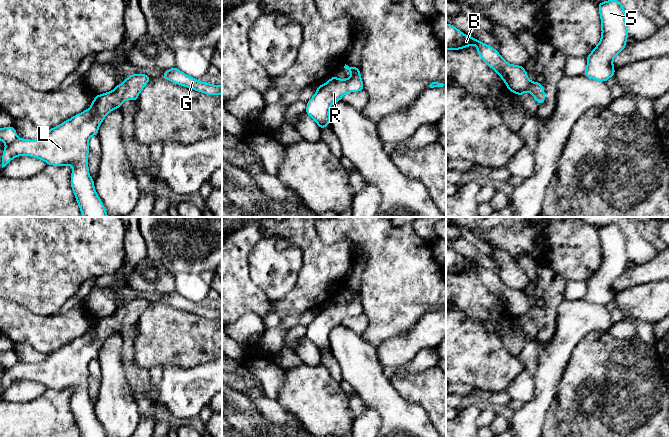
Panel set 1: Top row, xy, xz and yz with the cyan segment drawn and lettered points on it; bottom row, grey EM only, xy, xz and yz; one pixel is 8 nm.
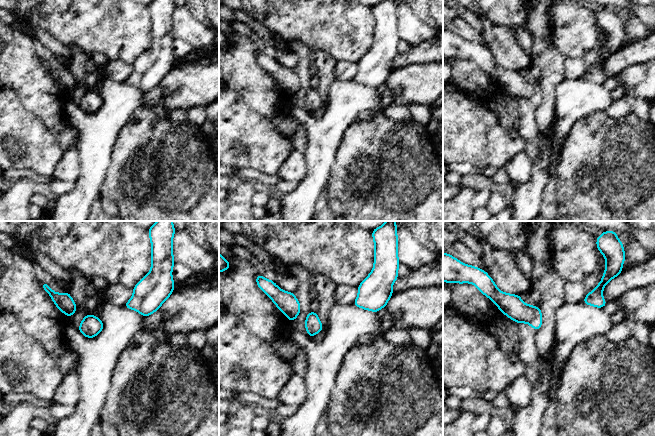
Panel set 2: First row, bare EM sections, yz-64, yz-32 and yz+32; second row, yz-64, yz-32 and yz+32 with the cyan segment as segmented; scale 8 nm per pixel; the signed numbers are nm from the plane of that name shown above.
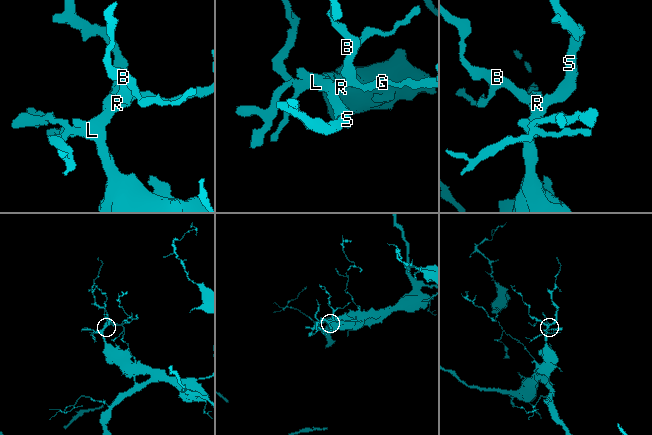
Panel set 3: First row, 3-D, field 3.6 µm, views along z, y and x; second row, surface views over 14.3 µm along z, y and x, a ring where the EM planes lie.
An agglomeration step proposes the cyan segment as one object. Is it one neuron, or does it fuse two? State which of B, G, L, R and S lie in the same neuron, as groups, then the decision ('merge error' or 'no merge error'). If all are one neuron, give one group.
B G L R S | no merge error

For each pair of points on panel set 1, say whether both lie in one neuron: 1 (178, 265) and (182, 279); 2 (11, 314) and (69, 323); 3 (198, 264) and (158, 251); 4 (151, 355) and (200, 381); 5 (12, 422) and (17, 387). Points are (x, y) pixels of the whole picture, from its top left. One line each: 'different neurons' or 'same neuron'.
1: different neurons
2: same neuron
3: same neuron
4: different neurons
5: different neurons

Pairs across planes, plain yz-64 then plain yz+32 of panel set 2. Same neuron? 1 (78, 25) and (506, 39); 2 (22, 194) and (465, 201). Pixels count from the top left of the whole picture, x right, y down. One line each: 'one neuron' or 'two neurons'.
1: two neurons
2: one neuron

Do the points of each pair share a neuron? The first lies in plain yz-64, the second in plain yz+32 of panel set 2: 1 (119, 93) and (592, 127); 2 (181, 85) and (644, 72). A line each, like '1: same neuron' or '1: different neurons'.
1: different neurons
2: same neuron

